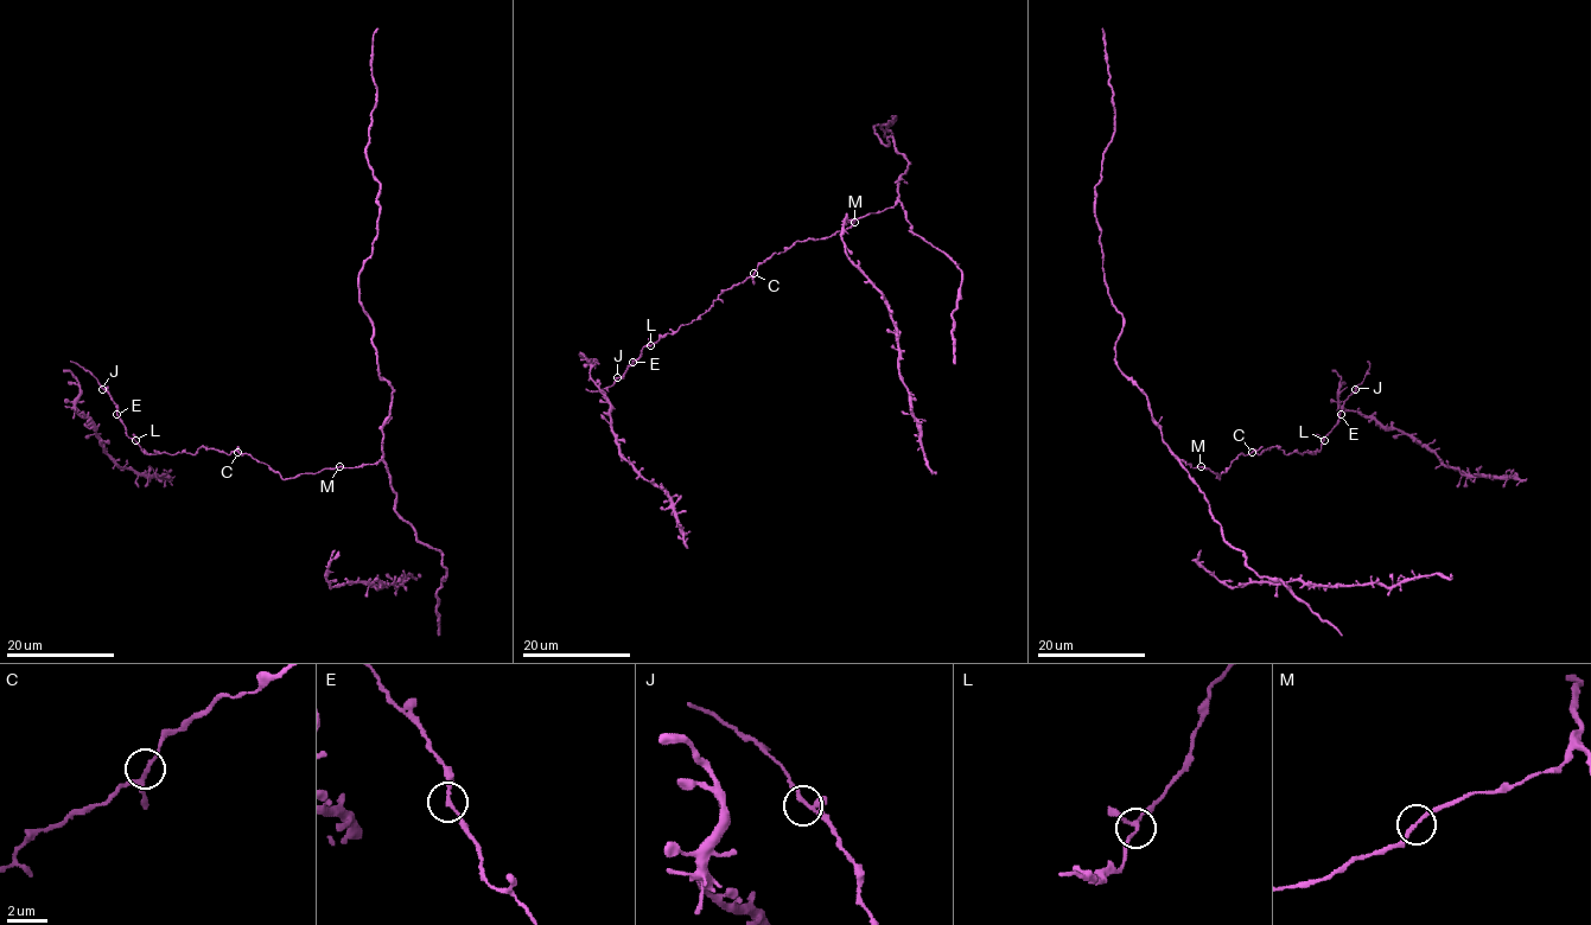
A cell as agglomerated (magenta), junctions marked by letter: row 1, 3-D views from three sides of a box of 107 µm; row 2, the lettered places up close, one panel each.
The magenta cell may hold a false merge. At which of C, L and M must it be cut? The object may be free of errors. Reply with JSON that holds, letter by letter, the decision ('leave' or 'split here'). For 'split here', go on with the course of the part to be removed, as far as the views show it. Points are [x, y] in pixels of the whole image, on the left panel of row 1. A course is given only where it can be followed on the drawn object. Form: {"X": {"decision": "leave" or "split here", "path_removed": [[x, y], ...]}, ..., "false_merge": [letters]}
{"C": {"decision": "leave"}, "L": {"decision": "leave"}, "M": {"decision": "leave"}, "false_merge": []}

